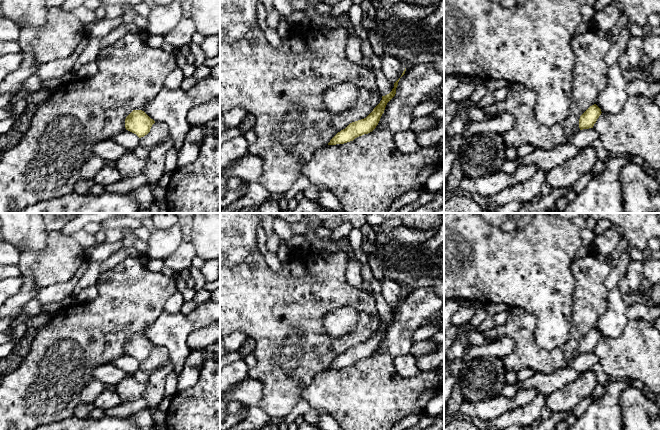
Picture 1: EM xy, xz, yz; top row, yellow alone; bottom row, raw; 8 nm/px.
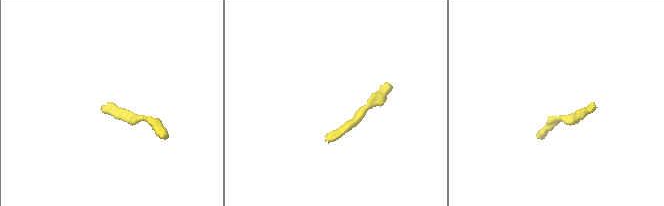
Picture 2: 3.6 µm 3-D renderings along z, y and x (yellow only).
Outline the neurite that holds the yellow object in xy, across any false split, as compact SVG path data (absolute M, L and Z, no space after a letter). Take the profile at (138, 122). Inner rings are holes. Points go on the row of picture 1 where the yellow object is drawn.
M133 110L125 119L125 128L141 138L150 132L154 123L144 111Z

